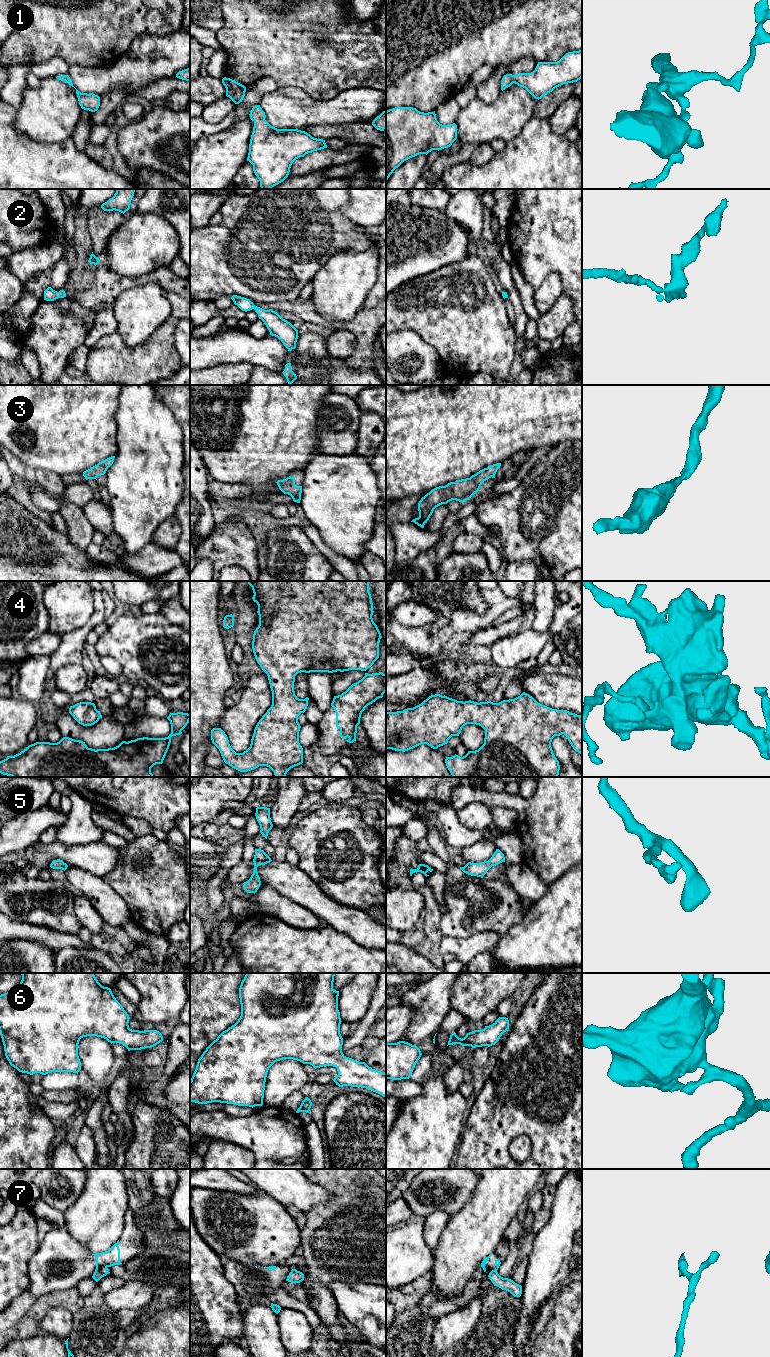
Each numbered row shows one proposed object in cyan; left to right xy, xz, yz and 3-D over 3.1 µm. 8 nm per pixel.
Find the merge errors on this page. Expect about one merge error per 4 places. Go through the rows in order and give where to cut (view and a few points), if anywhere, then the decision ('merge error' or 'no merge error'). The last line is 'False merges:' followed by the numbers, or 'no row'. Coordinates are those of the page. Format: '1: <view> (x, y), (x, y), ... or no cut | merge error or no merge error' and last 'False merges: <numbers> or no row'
1: no cut | no merge error
2: no cut | no merge error
3: no cut | no merge error
4: no cut | no merge error
5: no cut | no merge error
6: no cut | no merge error
7: xy (106, 1266), (102, 1266), (95, 1271) | merge error
False merges: 7

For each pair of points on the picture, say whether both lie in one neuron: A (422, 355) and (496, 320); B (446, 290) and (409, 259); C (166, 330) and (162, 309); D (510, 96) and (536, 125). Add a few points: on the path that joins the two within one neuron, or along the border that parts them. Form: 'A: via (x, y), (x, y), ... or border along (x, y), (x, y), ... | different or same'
A: border along (417, 333), (435, 350), (443, 371) | different
B: border along (448, 265), (404, 282) | different
C: border along (169, 316), (147, 338) | different
D: border along (532, 116), (515, 137) | different

